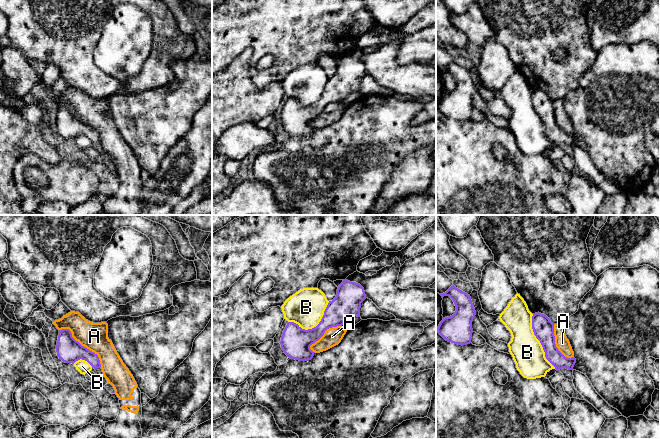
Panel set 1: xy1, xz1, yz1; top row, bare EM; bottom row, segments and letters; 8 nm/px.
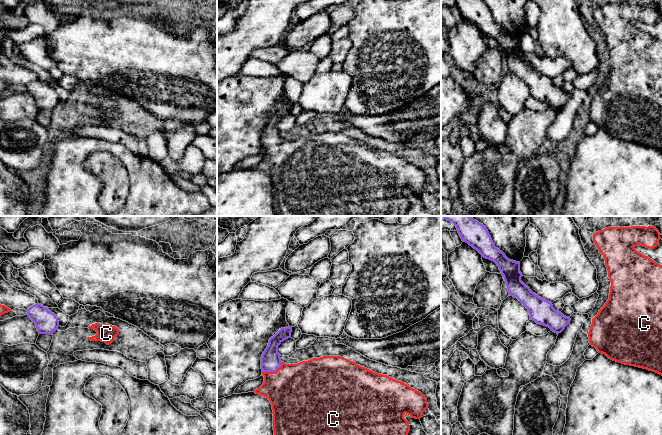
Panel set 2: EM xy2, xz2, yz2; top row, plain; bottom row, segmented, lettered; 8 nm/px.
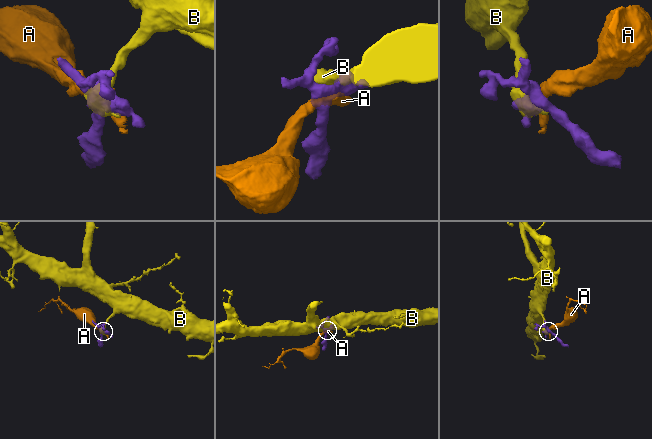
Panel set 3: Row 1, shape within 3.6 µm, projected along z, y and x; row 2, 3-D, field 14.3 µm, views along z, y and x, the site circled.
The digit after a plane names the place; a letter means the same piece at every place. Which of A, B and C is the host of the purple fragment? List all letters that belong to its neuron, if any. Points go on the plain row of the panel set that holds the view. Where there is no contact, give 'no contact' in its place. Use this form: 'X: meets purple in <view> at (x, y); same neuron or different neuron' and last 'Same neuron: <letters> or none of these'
A: meets purple in xy1 at (81, 121); different neuron
B: meets purple in yz1 at (539, 116); different neuron
C: meets purple in xz2 at (273, 147); same neuron
Same neuron: C

